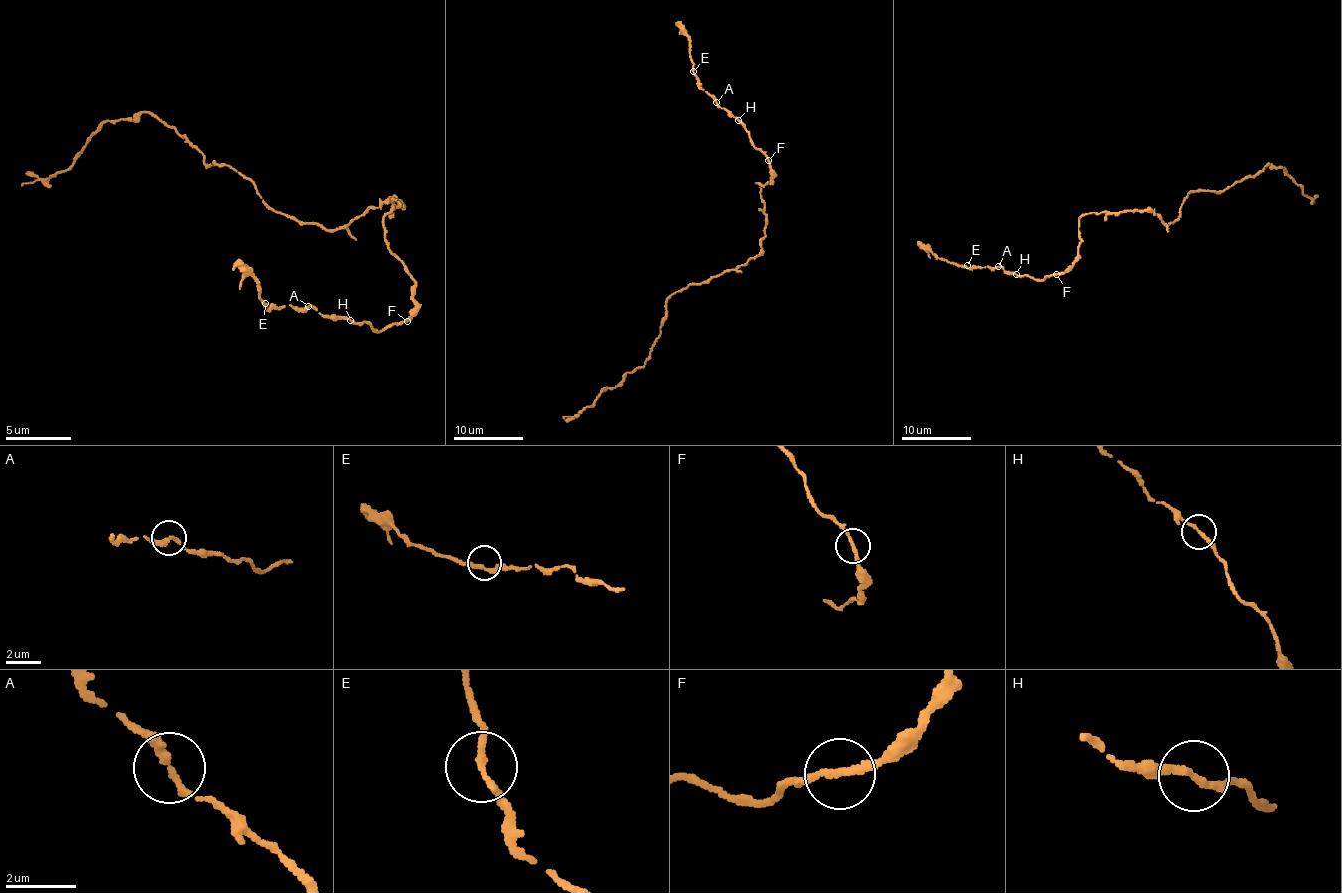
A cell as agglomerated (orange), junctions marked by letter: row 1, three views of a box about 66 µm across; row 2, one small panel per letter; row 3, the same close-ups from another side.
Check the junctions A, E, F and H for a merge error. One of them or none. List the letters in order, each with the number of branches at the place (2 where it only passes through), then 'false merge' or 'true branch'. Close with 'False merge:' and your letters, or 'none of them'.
A: 2 branches meet; true branch
E: 2 branches meet; true branch
F: 2 branches meet; true branch
H: 2 branches meet; true branch
False merge: none of them

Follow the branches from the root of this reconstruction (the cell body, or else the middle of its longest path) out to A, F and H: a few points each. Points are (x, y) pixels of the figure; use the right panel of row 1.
A: (1140, 211), (1086, 213), (1079, 220), (1079, 258), (1063, 272), (1033, 279), (1009, 274), (998, 267)
F: (1140, 211), (1086, 213), (1079, 220), (1079, 258), (1063, 272), (1056, 274)
H: (1140, 211), (1086, 213), (1079, 220), (1079, 258), (1070, 267), (1042, 279), (1016, 274)

